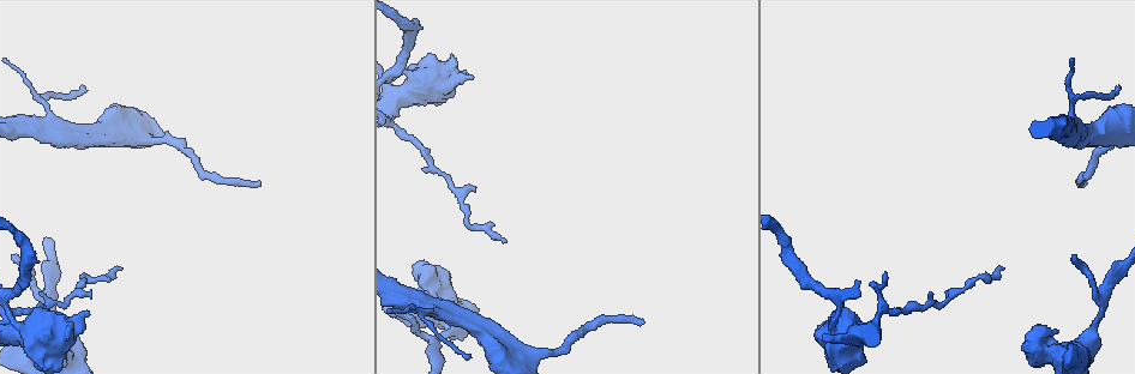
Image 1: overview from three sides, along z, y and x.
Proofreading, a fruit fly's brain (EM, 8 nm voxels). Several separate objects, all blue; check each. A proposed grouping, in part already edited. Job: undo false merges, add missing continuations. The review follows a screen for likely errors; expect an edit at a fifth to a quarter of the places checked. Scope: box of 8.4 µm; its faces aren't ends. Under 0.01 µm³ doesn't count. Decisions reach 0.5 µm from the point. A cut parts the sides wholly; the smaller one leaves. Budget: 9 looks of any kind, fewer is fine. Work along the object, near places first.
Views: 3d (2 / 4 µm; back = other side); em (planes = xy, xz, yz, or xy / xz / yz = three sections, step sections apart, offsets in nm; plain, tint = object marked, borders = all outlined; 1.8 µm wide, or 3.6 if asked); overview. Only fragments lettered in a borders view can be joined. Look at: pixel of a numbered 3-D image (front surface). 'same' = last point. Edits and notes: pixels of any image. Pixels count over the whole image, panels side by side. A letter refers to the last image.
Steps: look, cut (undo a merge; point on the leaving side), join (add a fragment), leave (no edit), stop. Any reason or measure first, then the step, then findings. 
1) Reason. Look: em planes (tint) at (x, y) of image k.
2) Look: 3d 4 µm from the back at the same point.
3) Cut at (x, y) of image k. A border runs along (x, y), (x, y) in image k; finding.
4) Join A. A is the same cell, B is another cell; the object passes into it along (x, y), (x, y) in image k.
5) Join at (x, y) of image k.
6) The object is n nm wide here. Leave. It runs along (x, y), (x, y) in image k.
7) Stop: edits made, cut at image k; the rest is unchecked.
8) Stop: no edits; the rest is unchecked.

Thick end. Look: em planes (borders) at (1049, 330) of image 1.

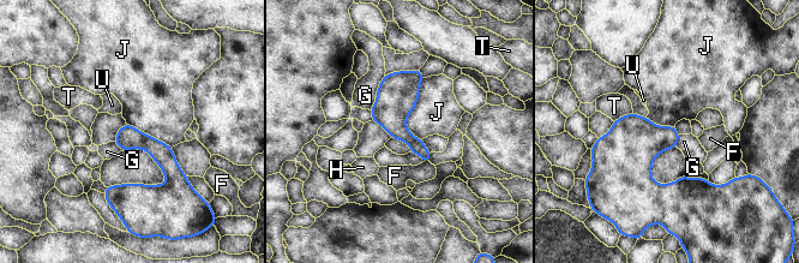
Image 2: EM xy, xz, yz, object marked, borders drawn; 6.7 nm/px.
Leave. F, G, H, J, T and U are other cells; a border runs along (424, 78), (406, 123), (419, 139) in image 2; no lettered fragment goes on from it.

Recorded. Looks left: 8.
Long arm stops here. Look: 3d 2 µm at (121, 269) of image 1.

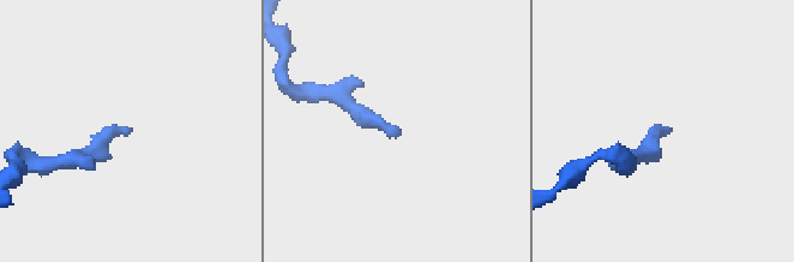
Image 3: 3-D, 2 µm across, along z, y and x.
Need the tissue. Look: em planes (borders) at (128, 130) of image 3.

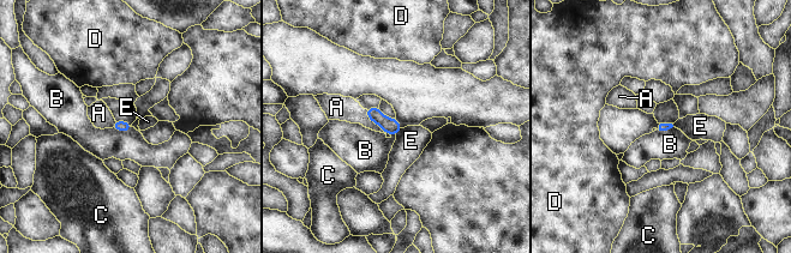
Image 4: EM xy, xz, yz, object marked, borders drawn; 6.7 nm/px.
Leave. A, B, C, D and E are other cells; no lettered fragment goes on from it.

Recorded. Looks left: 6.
End of a long branch. Look: 3d 4 µm at (1086, 182) of image 1.

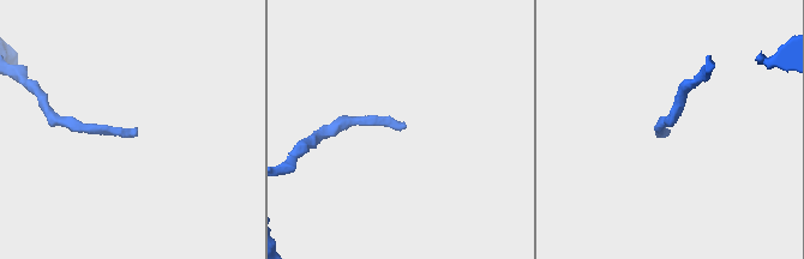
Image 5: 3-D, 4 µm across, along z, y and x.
Look: em xy step 8 (tint) at (670, 130) of image 5.

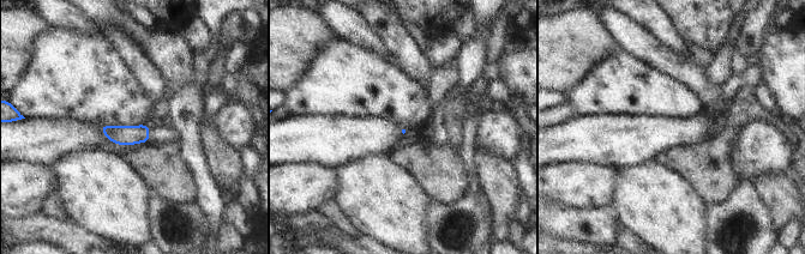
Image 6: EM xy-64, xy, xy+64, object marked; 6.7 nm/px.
What lies round it. Look: em xy step 8 (borders) at the same point.

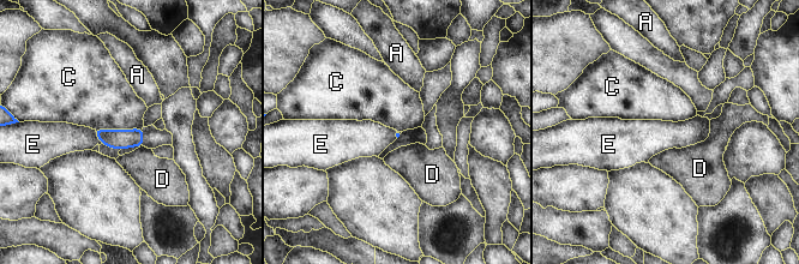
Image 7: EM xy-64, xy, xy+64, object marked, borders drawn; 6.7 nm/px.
Leave. A, C, D and E are other cells; a border runs along (142, 127), (95, 130) in image 7; no lettered fragment goes on from it.

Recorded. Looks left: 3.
Stops while still wide. Look: 3d 4 µm from the back at (1097, 144) of image 1.

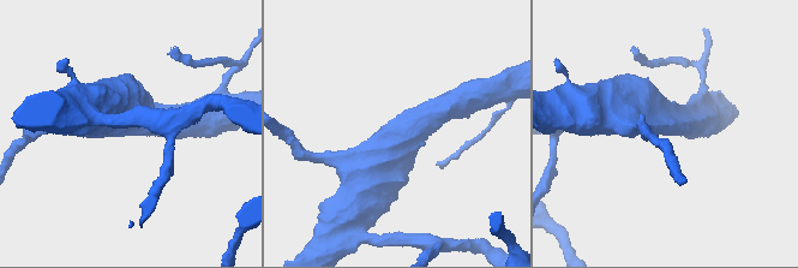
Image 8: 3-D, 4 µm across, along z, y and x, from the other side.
Now the EM. Look: em xz step 8 (borders) at (109, 133) of image 8.

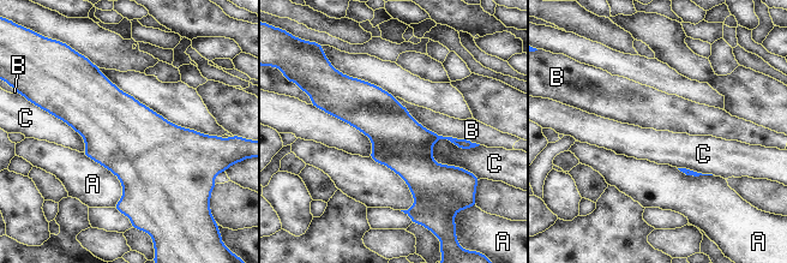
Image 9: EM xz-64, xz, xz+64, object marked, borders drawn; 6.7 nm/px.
The object is 360 nm wide here. Leave. A, B and C are other cells; a border runs along (475, 145), (438, 139), (431, 157) in image 9; no lettered fragment goes on from it.

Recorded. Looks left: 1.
Stop: no edits; the rest is unchecked.

